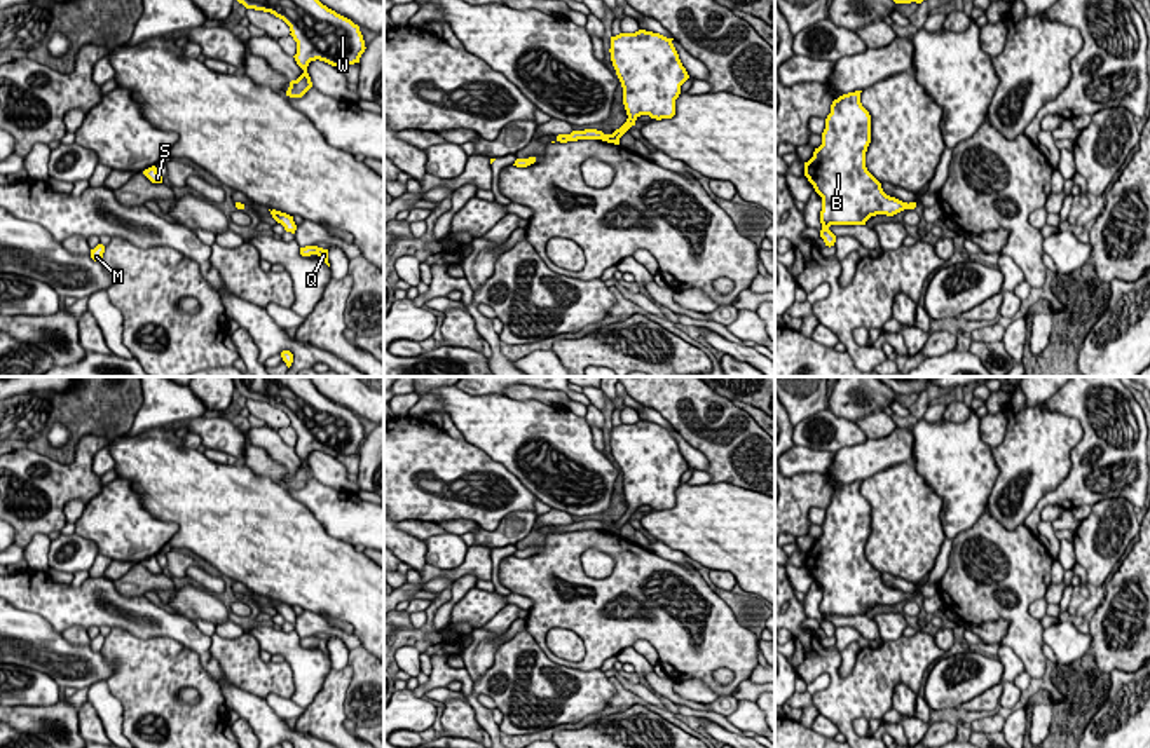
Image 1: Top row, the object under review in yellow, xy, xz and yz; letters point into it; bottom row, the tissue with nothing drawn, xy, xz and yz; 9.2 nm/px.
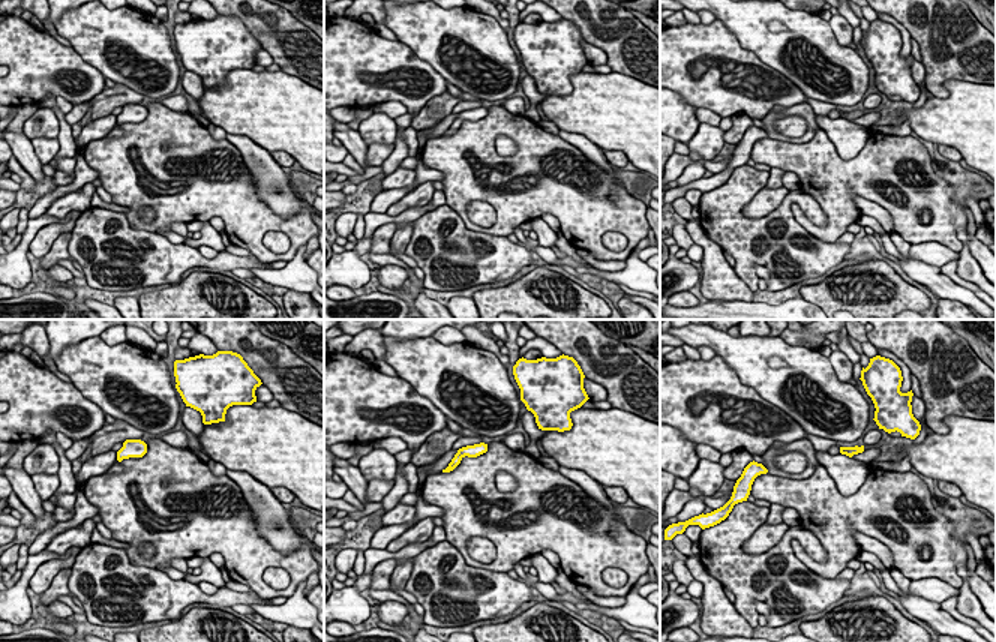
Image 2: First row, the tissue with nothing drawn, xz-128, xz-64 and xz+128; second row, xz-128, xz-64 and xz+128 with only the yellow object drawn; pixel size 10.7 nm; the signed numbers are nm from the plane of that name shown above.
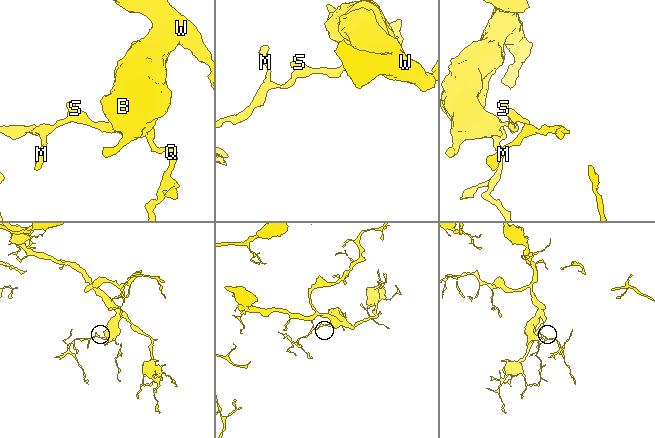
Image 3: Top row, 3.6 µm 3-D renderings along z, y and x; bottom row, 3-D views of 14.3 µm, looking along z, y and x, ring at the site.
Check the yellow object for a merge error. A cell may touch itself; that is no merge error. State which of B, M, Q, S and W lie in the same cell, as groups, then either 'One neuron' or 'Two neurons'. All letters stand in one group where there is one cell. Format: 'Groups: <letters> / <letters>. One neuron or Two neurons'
Groups: B M Q S W. One neuron

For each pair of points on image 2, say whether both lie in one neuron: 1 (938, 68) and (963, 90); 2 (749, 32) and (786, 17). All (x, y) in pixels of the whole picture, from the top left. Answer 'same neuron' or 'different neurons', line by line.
1: different neurons
2: same neuron

